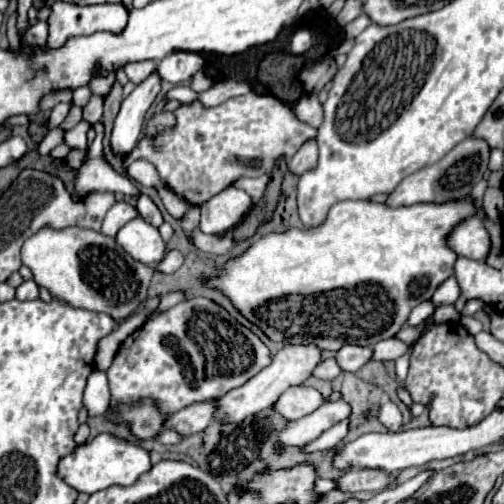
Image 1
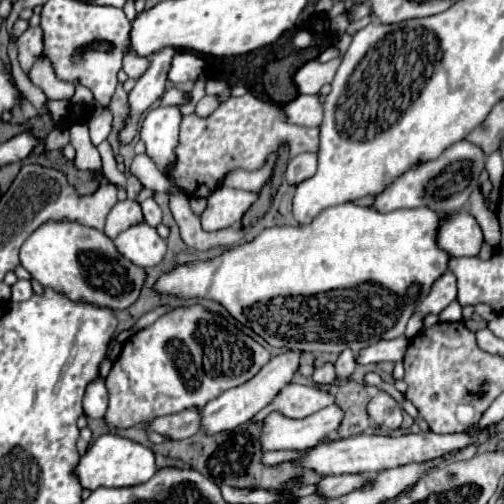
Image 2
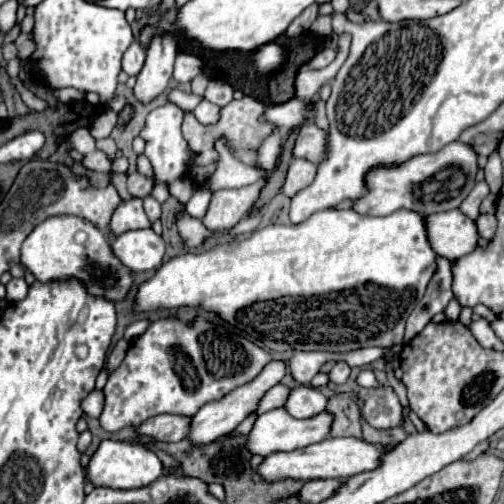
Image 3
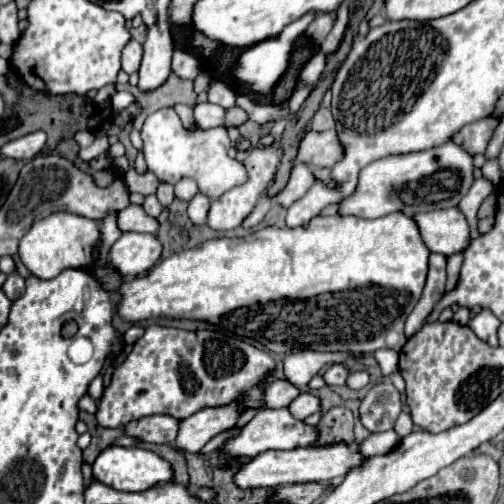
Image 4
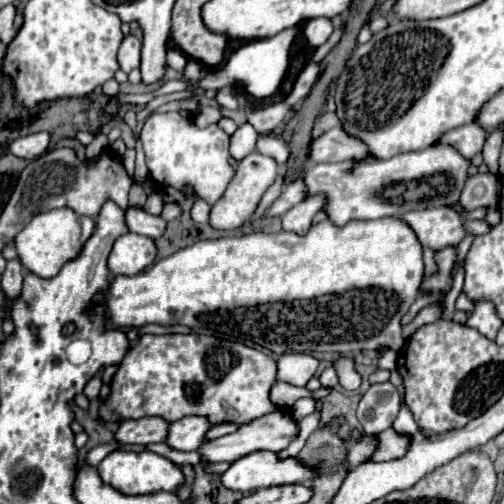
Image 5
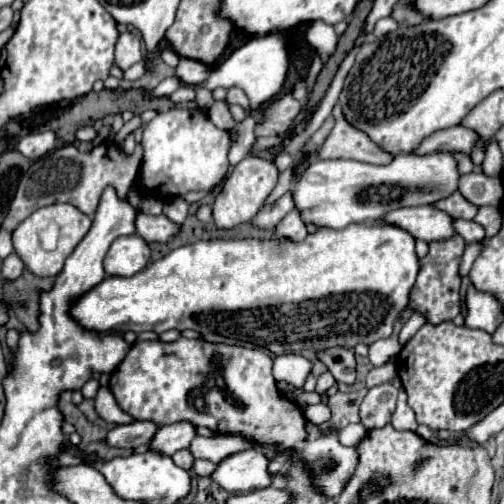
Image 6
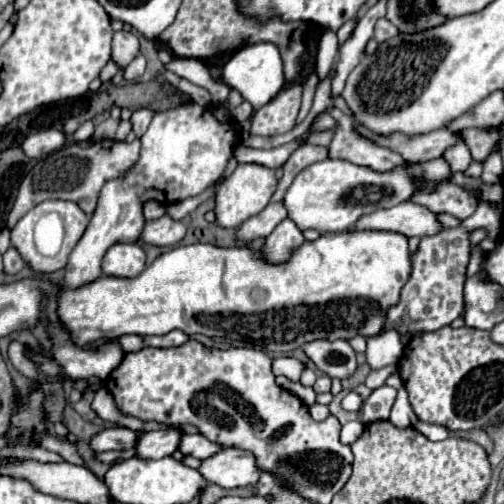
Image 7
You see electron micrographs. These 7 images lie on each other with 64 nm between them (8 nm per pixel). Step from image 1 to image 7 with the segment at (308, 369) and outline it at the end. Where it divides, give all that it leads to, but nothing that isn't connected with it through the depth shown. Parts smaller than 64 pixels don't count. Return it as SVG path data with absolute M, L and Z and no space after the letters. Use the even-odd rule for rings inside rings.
M178 428L146 432L136 444L138 456L140 458L154 458L154 460L172 456L180 448L180 436L184 436L184 434Z

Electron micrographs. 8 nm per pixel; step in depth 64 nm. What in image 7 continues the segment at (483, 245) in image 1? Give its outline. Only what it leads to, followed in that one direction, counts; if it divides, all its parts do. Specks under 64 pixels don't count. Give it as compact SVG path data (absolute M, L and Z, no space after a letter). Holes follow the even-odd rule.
M402 202L394 208L384 208L370 216L362 216L354 228L390 230L390 232L400 232L404 236L418 236L418 238L434 236L436 232L444 230L442 222L438 220L438 214L414 202Z

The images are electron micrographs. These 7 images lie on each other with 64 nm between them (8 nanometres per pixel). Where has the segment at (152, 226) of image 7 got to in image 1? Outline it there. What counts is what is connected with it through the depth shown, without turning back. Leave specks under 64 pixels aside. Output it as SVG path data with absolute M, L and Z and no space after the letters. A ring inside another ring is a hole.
M116 202L110 210L108 210L108 214L106 214L106 218L104 218L104 222L102 222L102 234L106 234L106 236L116 236L118 234L118 230L126 224L126 222L130 222L132 218L136 218L138 216L138 210L132 206L132 204L126 204L126 202Z

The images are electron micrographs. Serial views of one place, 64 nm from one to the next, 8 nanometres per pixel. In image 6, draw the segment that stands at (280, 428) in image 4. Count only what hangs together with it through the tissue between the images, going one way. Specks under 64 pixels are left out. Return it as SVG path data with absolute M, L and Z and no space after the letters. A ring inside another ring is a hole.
M196 436L190 444L194 458L204 458L210 462L220 462L224 460L224 456L232 456L232 452L244 452L244 448L260 448L260 444L256 444L254 440L244 440L244 436Z

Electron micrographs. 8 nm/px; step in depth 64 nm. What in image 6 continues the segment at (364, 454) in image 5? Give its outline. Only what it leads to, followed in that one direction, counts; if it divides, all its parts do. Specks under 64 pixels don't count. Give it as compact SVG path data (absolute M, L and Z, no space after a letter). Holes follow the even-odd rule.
M180 336L174 342L160 342L160 340L144 340L136 342L122 364L110 376L112 394L116 404L130 414L134 420L152 420L160 426L174 424L188 420L196 426L206 426L216 432L228 434L242 434L246 438L256 440L262 446L262 452L272 460L278 450L296 448L296 456L304 460L306 466L314 470L314 480L322 488L326 496L338 496L346 482L352 478L352 472L358 464L356 448L346 448L338 442L336 434L320 436L314 442L306 440L306 418L300 412L296 402L290 402L278 394L274 376L272 376L272 358L260 350L230 346L230 344L216 344L196 338Z

